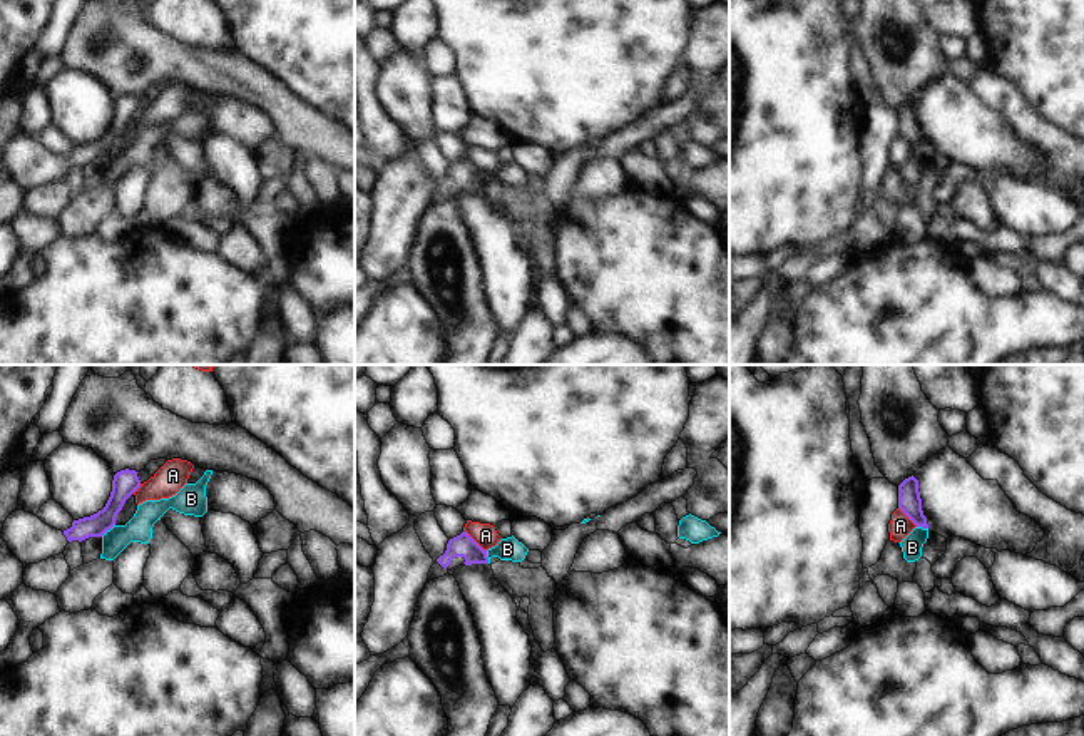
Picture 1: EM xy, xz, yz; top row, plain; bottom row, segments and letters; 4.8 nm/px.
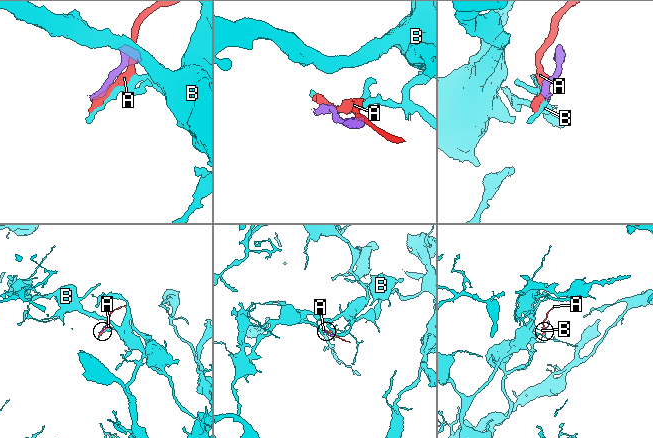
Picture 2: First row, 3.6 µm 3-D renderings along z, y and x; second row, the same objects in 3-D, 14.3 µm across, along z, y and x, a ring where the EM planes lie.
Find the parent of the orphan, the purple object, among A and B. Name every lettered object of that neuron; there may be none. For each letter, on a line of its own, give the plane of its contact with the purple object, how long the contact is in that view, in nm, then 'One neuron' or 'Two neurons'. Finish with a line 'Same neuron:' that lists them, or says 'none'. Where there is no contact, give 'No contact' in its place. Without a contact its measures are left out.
A: Touches purple in xz. Shared border 150 nm. Two neurons
B: Touches purple in xy. Shared border 90 nm. Two neurons
Same neuron: none

